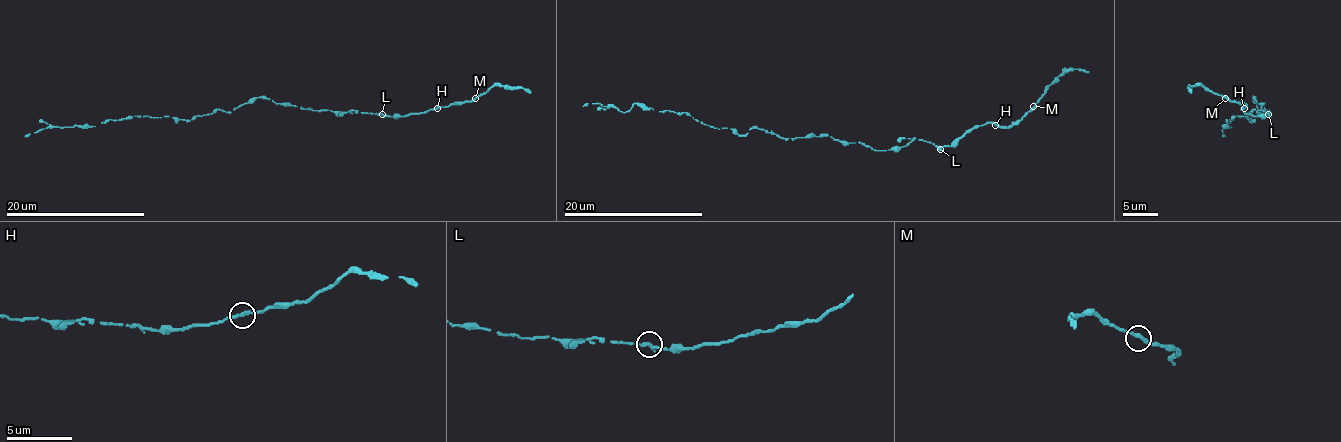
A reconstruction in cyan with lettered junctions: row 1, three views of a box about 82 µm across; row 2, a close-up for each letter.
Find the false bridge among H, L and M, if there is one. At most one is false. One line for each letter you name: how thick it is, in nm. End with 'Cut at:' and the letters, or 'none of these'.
L: calibre 300 nm
Cut at: L

